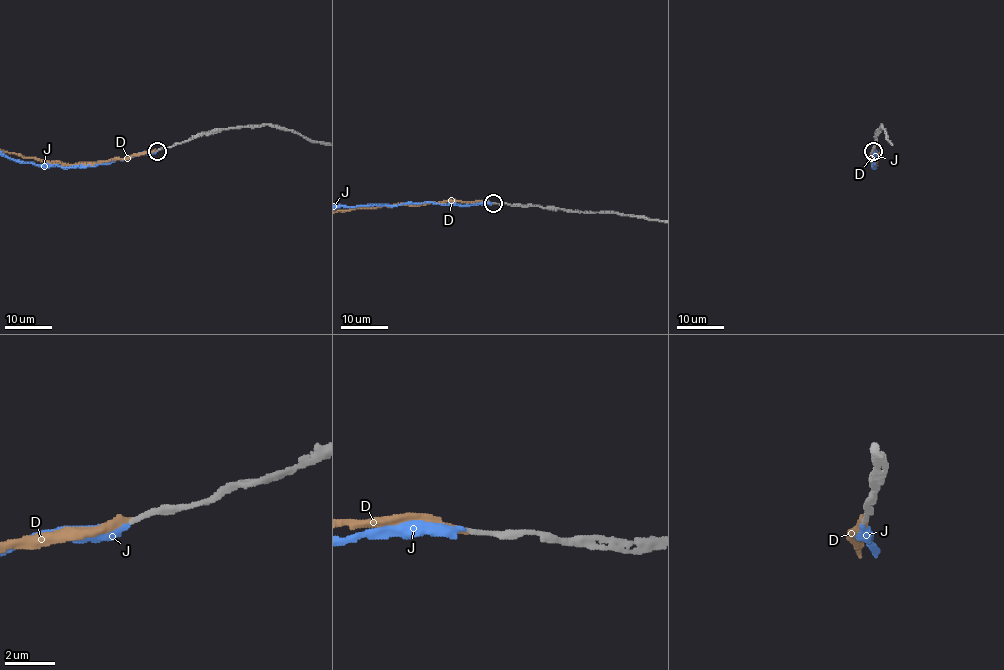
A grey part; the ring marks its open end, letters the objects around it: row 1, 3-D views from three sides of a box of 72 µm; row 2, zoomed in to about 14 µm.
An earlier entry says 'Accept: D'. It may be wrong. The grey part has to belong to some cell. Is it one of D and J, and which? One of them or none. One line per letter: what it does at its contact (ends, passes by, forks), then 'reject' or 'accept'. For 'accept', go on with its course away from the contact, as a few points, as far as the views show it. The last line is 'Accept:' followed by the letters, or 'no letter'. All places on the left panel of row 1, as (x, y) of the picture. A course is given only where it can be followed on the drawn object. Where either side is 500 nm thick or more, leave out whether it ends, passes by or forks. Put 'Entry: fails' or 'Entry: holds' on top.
Entry: fails
D: it ends there; reject
J: it ends there; accept
Accept: J

